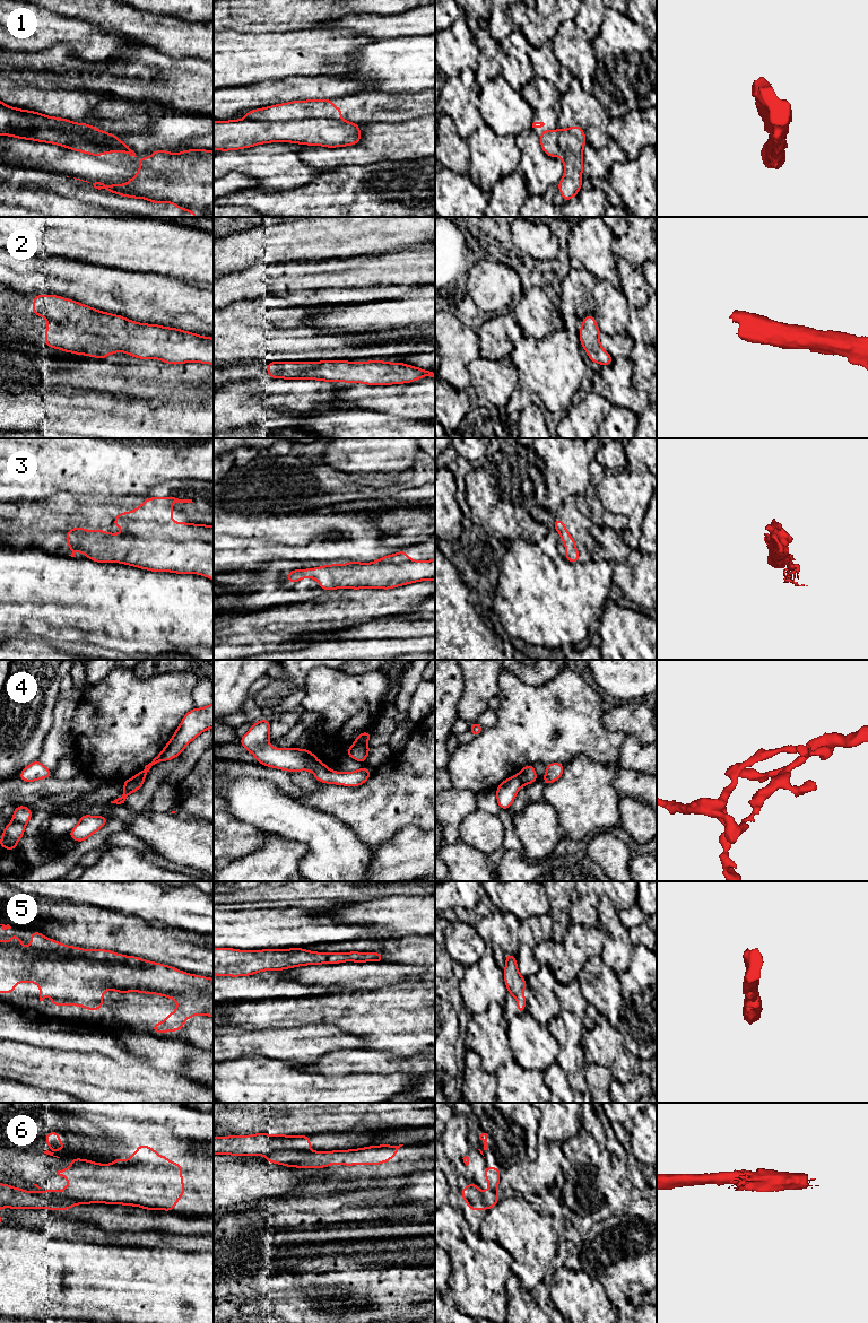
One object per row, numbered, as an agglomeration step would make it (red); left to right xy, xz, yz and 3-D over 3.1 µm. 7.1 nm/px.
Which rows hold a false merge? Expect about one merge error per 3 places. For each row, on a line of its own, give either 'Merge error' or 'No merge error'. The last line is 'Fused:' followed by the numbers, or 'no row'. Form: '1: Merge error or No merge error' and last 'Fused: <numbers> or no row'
1: Merge error
2: No merge error
3: No merge error
4: Merge error
5: No merge error
6: Merge error
Fused: 1, 4, 6

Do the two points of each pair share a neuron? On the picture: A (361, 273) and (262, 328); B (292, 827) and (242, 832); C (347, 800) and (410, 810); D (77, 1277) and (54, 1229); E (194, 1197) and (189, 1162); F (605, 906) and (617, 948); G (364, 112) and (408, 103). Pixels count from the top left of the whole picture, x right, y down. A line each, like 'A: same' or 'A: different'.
A: different
B: different
C: same
D: different
E: same
F: same
G: same

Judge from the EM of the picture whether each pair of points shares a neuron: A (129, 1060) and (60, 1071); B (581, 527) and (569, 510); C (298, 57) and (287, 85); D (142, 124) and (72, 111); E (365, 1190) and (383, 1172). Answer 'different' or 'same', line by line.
A: different
B: same
C: different
D: same
E: different

